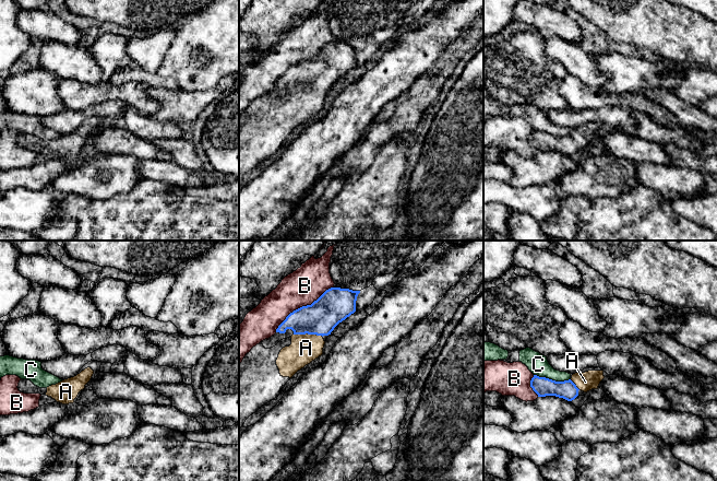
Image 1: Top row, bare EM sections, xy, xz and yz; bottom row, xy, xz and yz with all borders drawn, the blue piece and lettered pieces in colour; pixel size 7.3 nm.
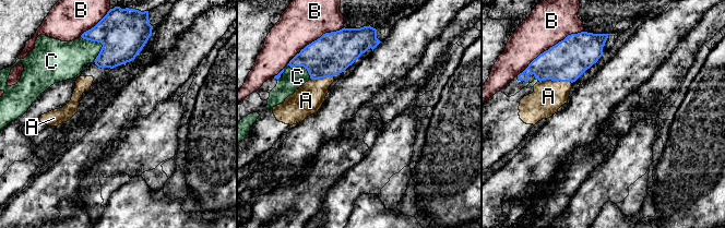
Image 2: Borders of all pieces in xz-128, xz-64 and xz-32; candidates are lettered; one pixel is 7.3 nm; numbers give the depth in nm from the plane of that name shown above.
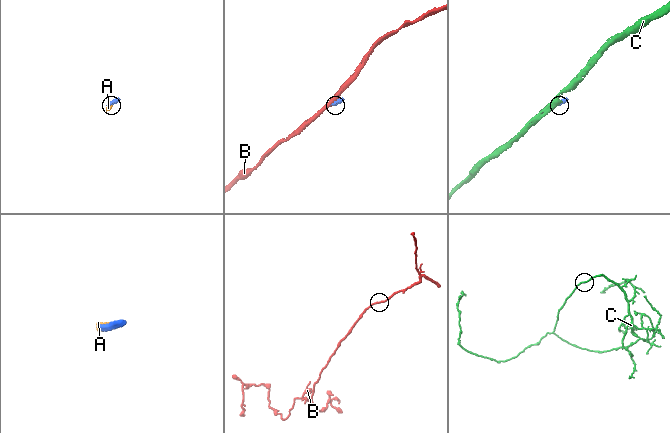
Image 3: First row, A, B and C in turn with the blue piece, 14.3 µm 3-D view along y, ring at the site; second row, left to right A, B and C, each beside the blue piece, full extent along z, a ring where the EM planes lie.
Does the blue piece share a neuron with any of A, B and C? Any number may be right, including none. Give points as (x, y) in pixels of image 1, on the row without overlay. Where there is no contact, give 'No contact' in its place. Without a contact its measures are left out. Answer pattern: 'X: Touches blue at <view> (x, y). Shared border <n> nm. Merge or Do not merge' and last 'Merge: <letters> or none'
A: Touches blue at xz (308, 89). Shared border 220 nm. Merge
B: Touches blue at xz (302, 61). Shared border 550 nm. Do not merge
C: Touches blue at yz (551, 135). Shared border 280 nm. Do not merge
Merge: A

